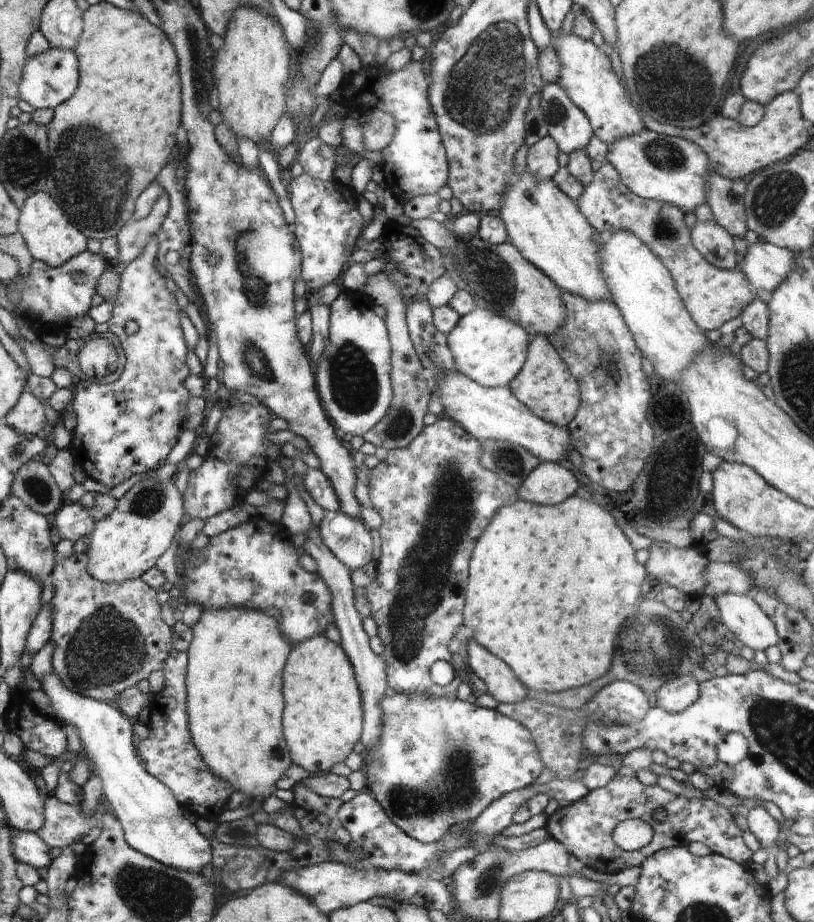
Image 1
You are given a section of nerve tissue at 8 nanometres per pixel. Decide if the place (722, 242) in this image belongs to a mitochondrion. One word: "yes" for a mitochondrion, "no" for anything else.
no

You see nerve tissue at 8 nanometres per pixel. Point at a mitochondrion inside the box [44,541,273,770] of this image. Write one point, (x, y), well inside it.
(107, 648)

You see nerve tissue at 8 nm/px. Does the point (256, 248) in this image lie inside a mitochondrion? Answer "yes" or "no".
yes

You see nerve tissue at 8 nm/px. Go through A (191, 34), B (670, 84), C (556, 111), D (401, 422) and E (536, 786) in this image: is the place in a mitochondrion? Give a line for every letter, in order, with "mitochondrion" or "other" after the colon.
A: mitochondrion
B: mitochondrion
C: mitochondrion
D: mitochondrion
E: other

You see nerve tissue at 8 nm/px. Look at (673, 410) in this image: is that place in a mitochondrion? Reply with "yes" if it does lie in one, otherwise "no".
no

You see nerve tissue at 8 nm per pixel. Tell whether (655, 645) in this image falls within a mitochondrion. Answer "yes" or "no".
yes

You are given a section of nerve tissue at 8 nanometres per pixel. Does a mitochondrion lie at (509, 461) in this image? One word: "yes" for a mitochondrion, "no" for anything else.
yes

